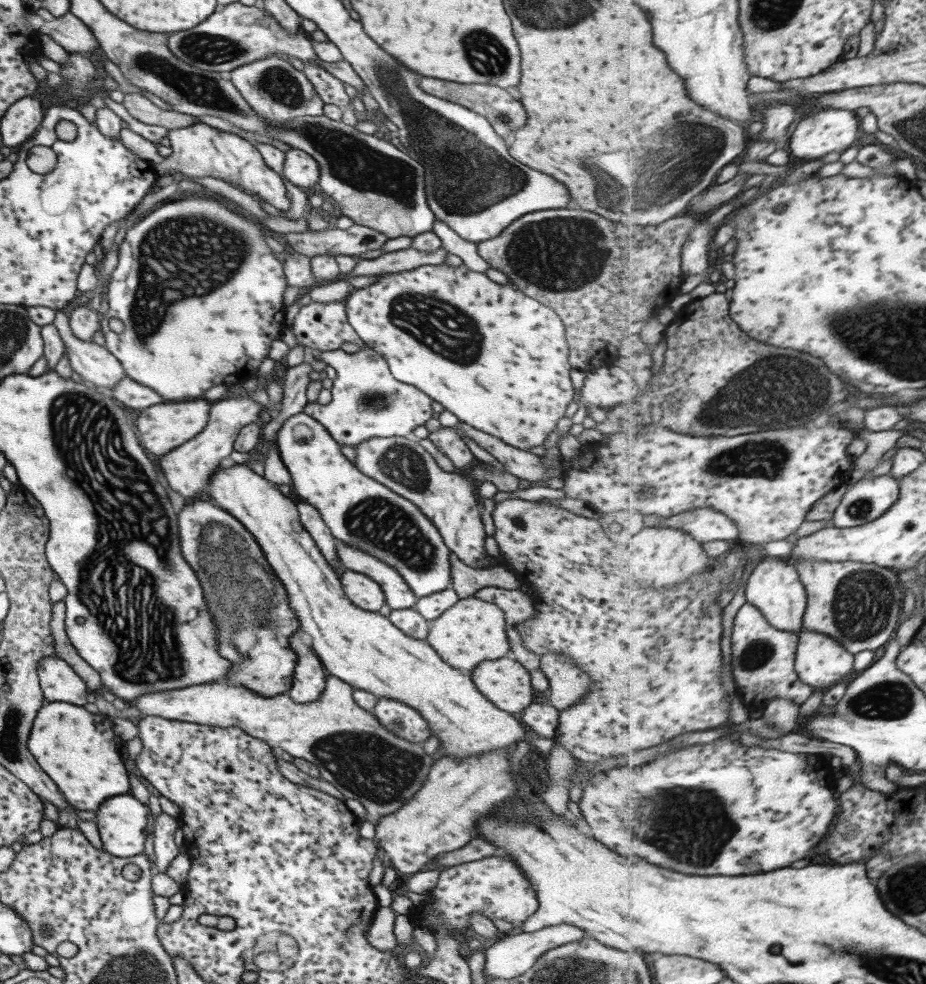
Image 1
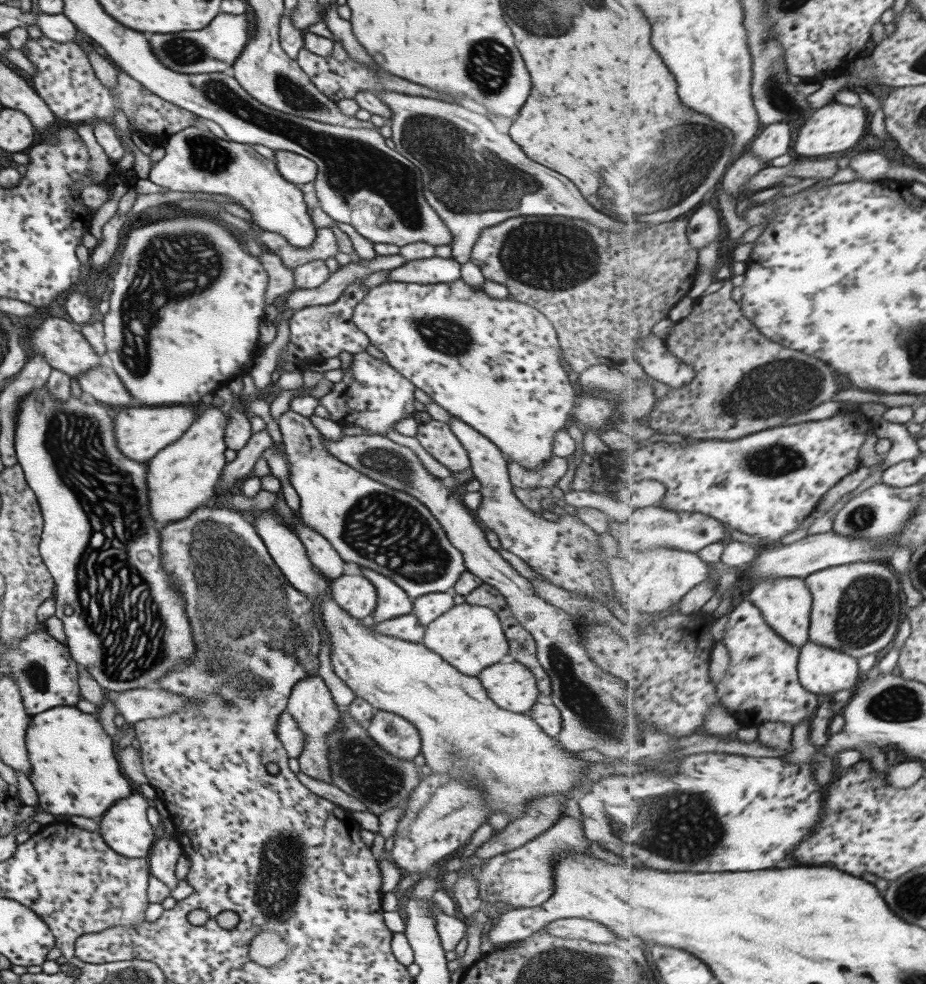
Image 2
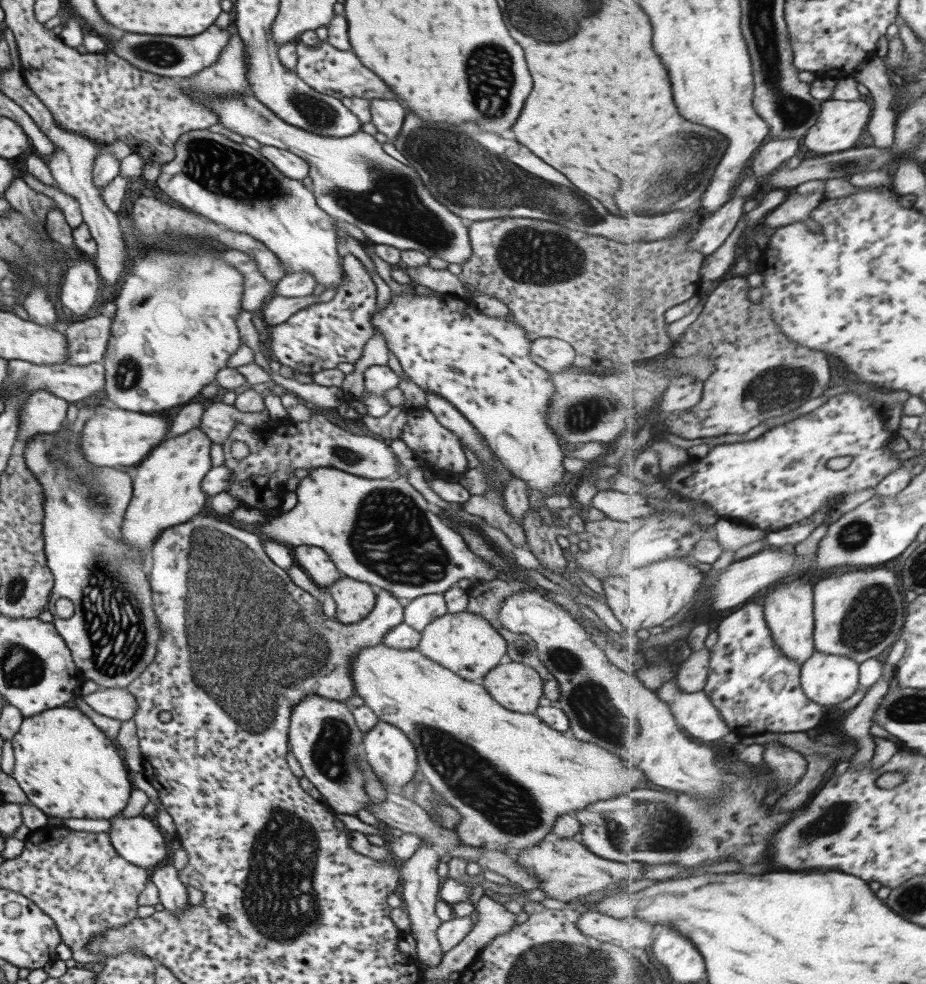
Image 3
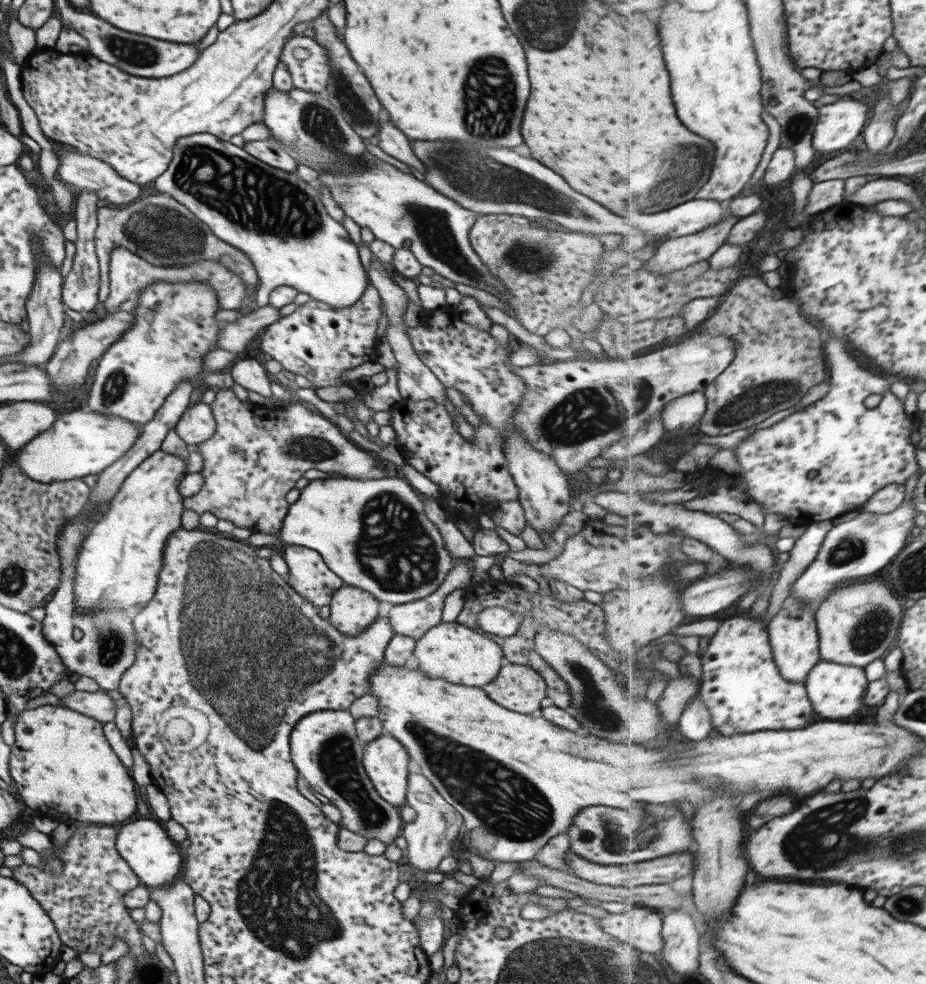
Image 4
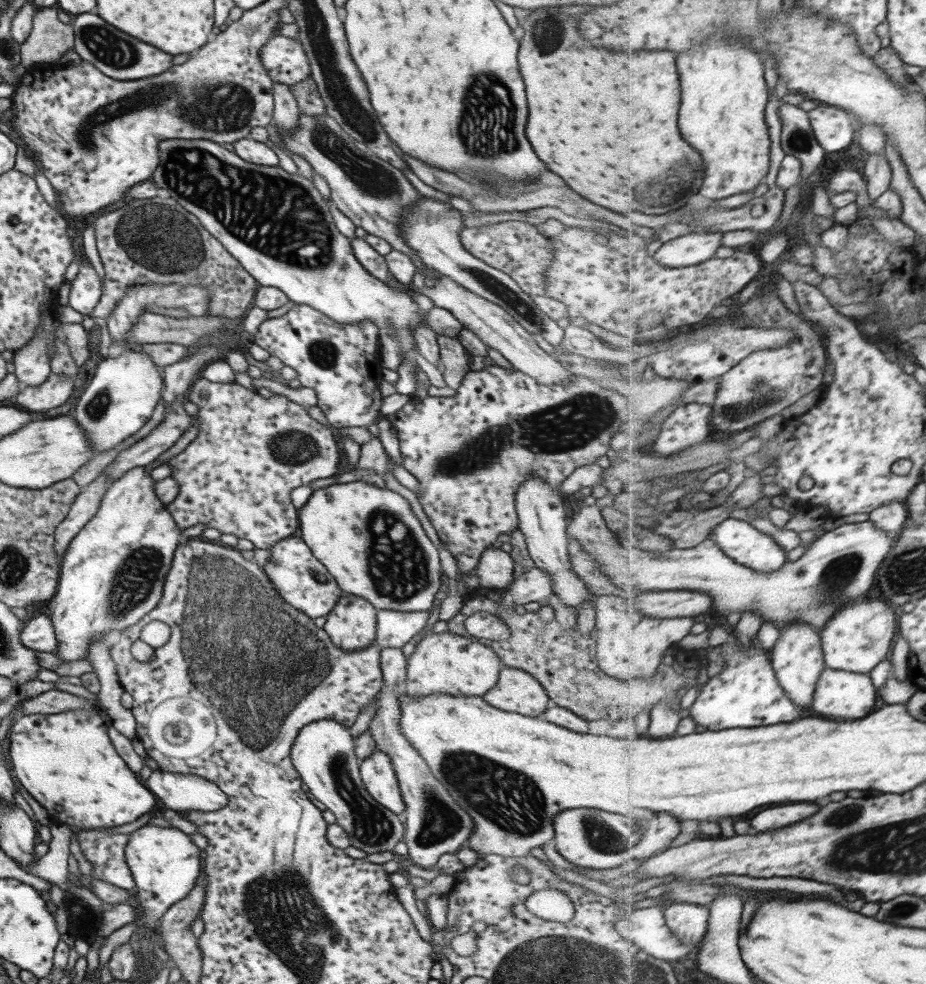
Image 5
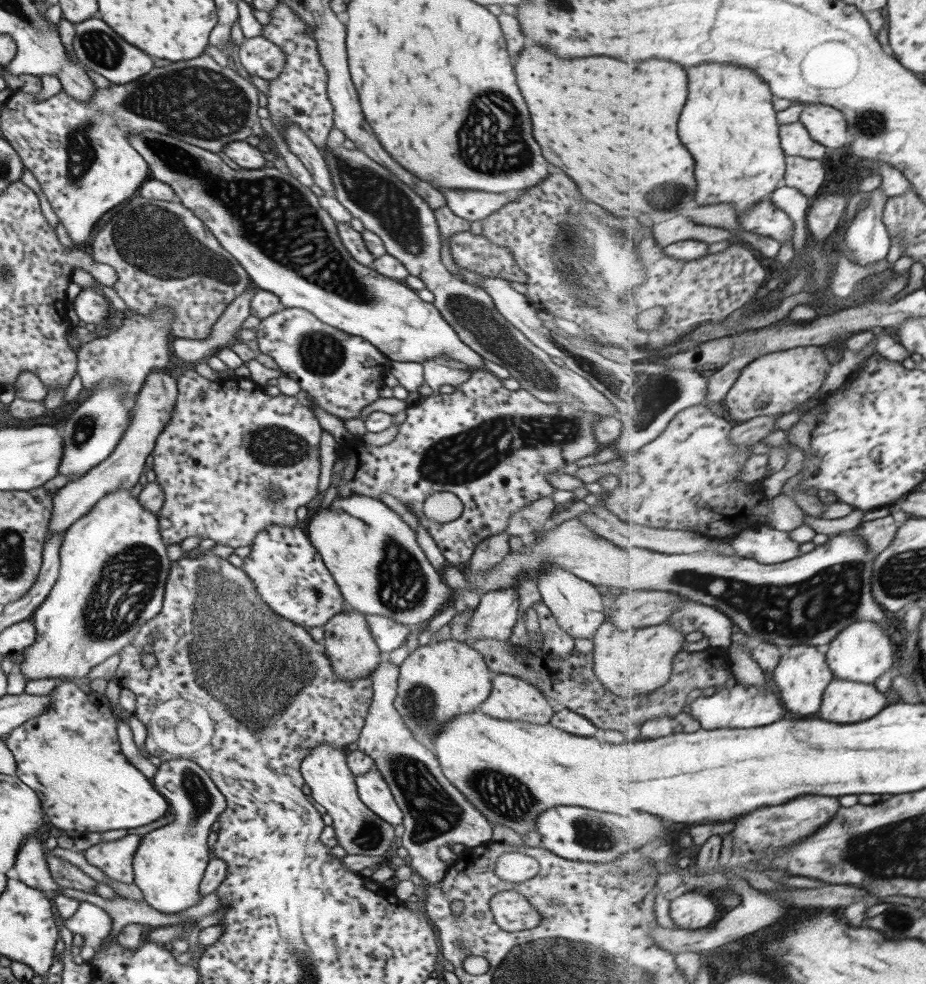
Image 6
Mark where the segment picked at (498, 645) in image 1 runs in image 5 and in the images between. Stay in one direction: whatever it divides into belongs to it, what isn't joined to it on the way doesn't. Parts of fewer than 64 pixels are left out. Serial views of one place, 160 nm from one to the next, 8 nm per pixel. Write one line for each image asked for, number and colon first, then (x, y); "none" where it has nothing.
2: (469, 637)
3: (465, 643)
4: (449, 650)
5: (450, 664)

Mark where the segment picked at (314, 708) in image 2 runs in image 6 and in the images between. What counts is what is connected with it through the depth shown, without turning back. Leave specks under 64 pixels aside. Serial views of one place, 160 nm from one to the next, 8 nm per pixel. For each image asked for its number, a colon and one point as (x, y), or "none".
3: (322, 735)
4: (324, 750)
5: (322, 754)
6: (357, 830)

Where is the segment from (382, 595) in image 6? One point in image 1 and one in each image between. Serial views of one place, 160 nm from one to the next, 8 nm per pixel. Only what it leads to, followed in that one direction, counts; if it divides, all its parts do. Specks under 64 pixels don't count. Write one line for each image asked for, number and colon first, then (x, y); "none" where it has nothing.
1: (358, 511)
2: (378, 528)
3: (404, 549)
4: (372, 533)
5: (368, 539)

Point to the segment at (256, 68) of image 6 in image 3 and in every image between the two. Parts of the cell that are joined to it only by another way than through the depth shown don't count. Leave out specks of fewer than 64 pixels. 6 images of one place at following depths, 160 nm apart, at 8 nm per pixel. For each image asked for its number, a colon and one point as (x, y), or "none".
3: (331, 72)
4: (307, 63)
5: (283, 58)

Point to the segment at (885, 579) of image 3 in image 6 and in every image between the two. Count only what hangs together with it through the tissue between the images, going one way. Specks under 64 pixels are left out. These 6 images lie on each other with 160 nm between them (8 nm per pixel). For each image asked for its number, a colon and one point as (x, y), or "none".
4: (857, 624)
5: (859, 637)
6: (862, 652)

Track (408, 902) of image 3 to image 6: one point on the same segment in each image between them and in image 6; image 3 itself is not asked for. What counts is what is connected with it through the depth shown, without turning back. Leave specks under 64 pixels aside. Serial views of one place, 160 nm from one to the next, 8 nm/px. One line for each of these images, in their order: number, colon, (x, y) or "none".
4: (431, 835)
5: (434, 825)
6: (434, 813)

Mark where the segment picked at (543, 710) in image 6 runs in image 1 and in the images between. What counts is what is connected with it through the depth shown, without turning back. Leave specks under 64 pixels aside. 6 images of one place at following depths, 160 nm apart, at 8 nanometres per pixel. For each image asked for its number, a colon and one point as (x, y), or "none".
1: (505, 683)
2: (511, 686)
3: (517, 687)
4: (519, 688)
5: (516, 690)

